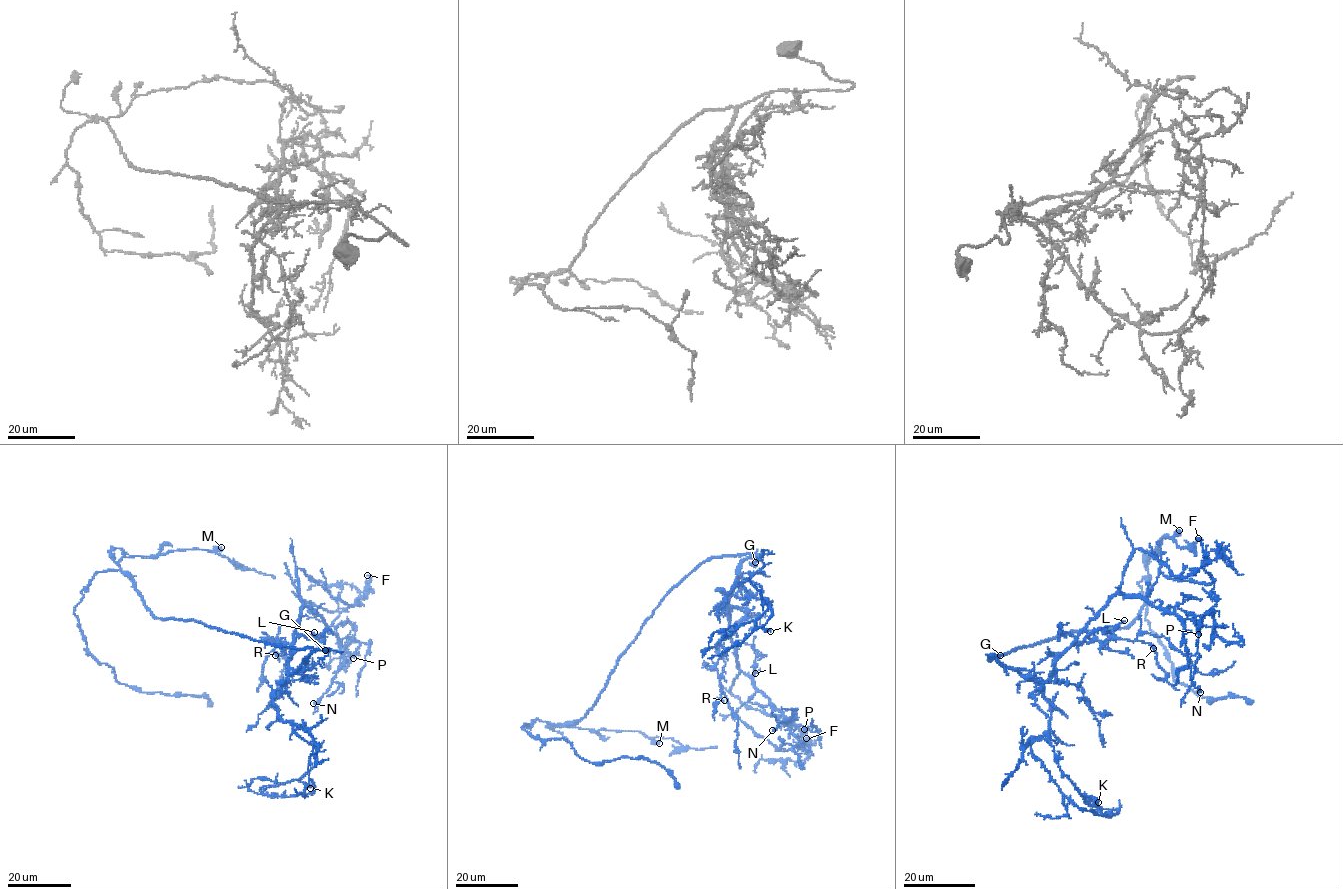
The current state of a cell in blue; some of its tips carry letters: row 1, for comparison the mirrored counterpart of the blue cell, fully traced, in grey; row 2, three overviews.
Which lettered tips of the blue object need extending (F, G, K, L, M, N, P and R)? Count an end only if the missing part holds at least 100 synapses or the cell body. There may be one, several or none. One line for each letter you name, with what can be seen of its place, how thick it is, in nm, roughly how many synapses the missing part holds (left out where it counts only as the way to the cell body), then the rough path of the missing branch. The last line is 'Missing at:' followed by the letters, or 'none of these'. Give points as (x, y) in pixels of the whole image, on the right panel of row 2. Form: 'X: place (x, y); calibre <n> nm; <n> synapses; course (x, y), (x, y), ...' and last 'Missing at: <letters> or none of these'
Missing at: none of these

